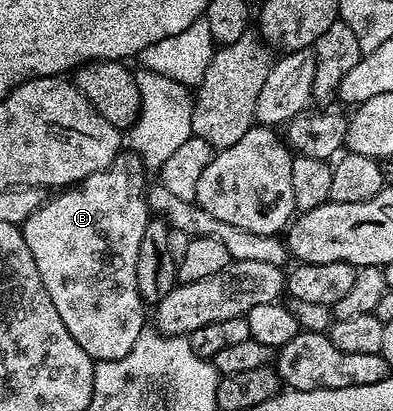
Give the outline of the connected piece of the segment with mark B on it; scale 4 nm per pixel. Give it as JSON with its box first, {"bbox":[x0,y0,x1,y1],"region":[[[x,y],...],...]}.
{"bbox":[20,152,152,362],"region":[[[119,152],[118,158],[104,171],[96,171],[96,175],[88,175],[84,180],[77,182],[76,187],[59,192],[62,193],[59,197],[51,196],[35,213],[28,215],[28,219],[20,226],[24,243],[28,243],[28,251],[32,251],[32,259],[36,259],[36,271],[40,271],[40,279],[44,283],[44,291],[48,291],[48,299],[52,299],[60,319],[64,319],[64,327],[68,327],[68,335],[72,335],[72,339],[76,339],[76,343],[80,343],[80,347],[84,347],[86,354],[93,357],[95,362],[124,359],[148,325],[148,309],[136,287],[136,259],[140,255],[140,243],[146,238],[146,226],[152,220],[146,194],[148,189],[146,173],[148,174],[147,166],[136,152]]]}

